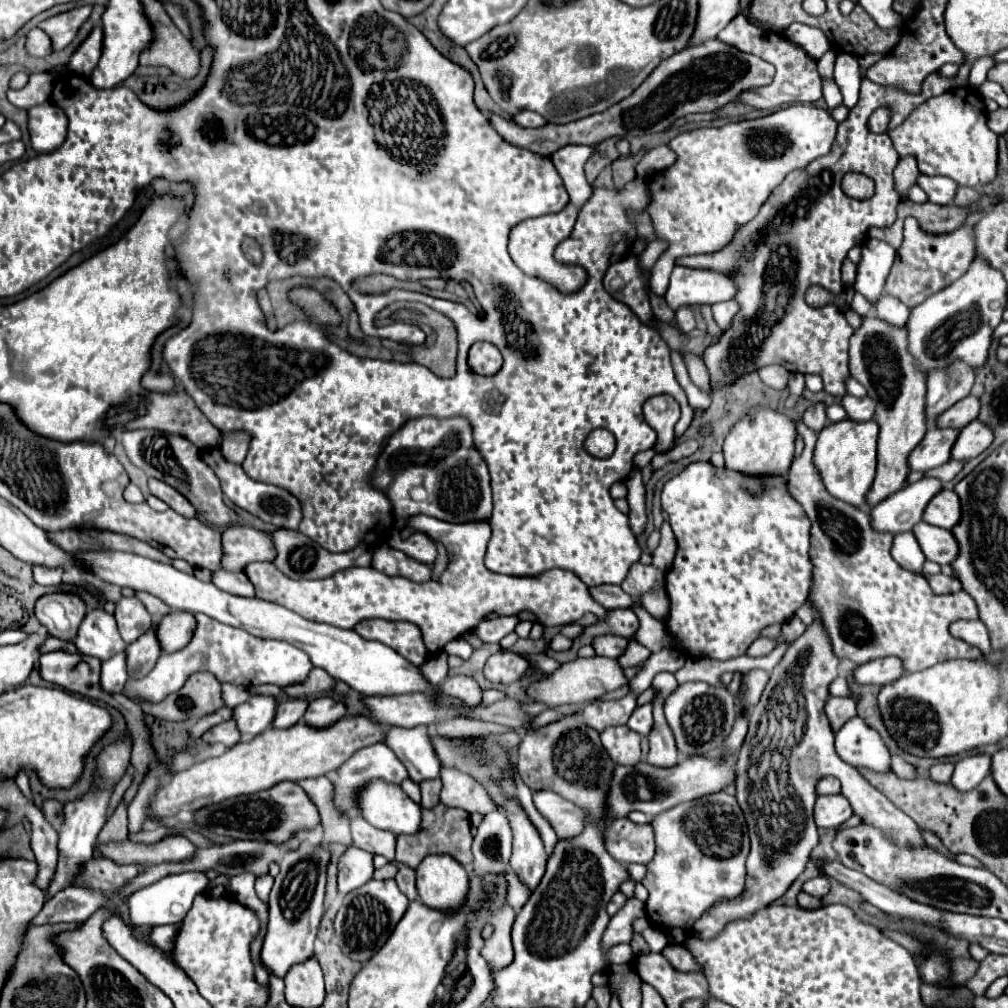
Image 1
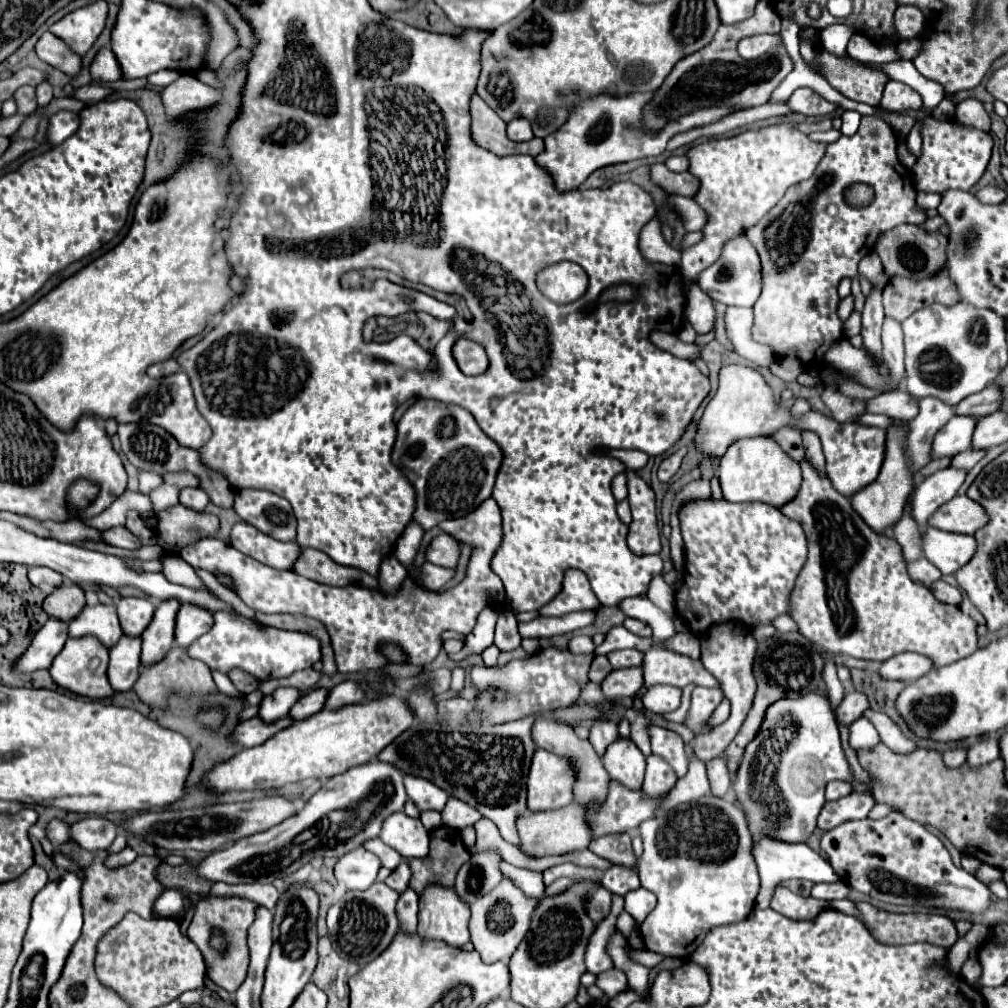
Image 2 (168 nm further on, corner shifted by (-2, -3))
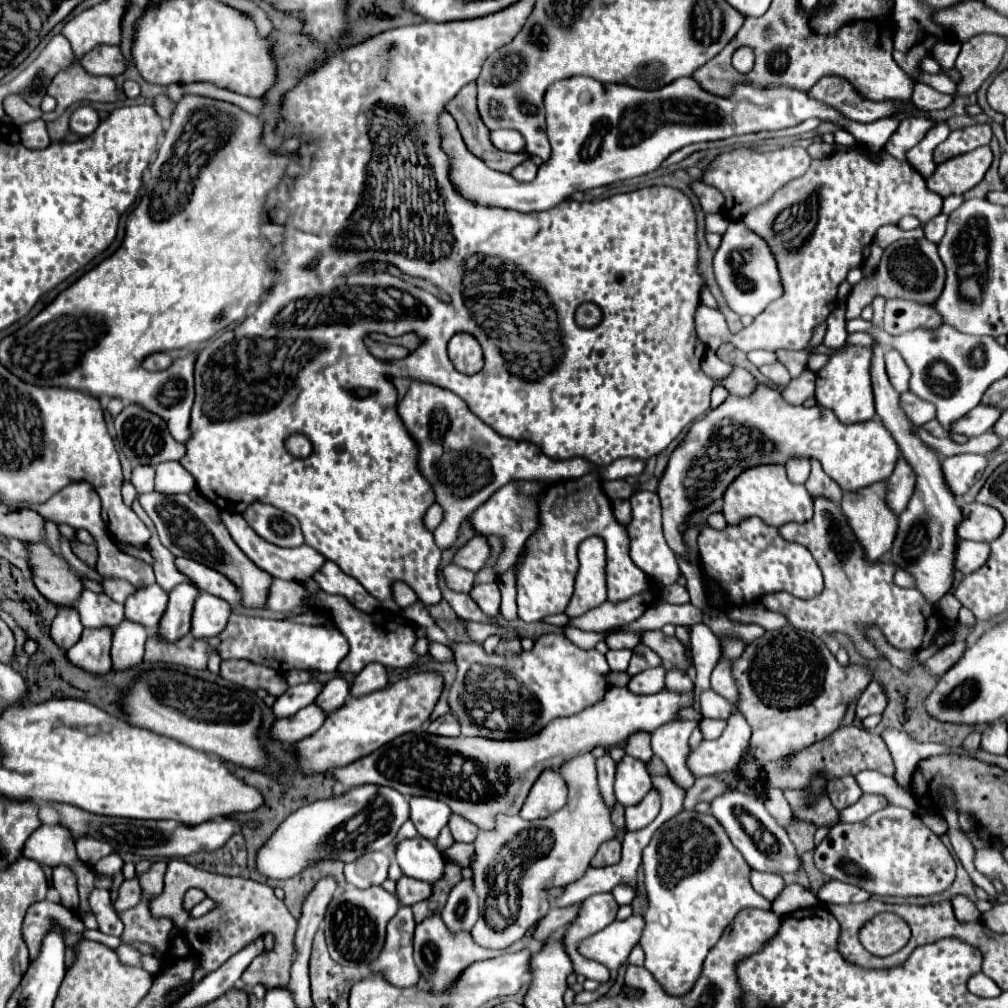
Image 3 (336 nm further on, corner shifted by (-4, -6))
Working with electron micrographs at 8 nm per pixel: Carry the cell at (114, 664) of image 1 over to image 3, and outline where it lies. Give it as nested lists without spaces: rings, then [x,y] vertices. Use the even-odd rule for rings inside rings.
[[[123,620],[119,624],[119,630],[113,632],[113,648],[111,648],[113,670],[121,672],[141,664],[147,638],[149,630],[145,630],[145,626]]]

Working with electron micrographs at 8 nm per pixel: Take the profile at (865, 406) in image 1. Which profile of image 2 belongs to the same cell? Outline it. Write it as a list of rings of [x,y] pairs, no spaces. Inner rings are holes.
[[[903,387],[877,395],[875,399],[869,399],[867,403],[869,413],[883,413],[887,417],[893,419],[903,419],[903,421],[911,421],[913,417],[917,417],[919,411],[919,401],[913,399]]]

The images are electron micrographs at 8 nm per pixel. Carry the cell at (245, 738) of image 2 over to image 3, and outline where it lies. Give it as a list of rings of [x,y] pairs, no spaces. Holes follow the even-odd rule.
[[[311,704],[289,718],[275,720],[267,734],[271,740],[283,742],[283,744],[293,744],[293,742],[313,734],[323,724],[323,720],[325,720],[325,712],[319,710],[319,706]]]

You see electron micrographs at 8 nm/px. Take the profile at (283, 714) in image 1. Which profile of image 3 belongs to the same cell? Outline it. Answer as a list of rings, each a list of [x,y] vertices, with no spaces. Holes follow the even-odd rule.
[[[333,678],[333,680],[329,680],[327,684],[323,684],[323,690],[321,690],[321,694],[317,696],[315,704],[317,704],[323,712],[329,714],[329,712],[341,708],[341,706],[345,704],[347,696],[349,696],[349,684],[347,684],[347,680],[343,680],[343,678]]]

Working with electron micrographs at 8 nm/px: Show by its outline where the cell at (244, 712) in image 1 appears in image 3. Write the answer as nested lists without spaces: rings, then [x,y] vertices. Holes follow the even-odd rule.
[[[307,682],[307,684],[291,686],[285,694],[281,694],[275,700],[275,704],[273,704],[275,718],[287,718],[287,716],[295,714],[297,710],[313,704],[317,694],[319,694],[319,684],[317,682]]]

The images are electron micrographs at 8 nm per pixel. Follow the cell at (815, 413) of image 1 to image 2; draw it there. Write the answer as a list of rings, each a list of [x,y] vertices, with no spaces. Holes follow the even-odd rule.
[[[805,431],[803,433],[803,447],[805,447],[805,457],[809,459],[809,463],[813,463],[813,467],[817,467],[817,471],[821,471],[825,475],[825,457],[823,457],[821,443],[819,443],[817,435],[811,431]]]

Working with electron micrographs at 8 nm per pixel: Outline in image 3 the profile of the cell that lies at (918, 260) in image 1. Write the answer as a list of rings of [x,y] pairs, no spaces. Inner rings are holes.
[[[891,298],[885,304],[883,328],[889,334],[903,334],[917,326],[935,328],[941,324],[943,324],[943,318],[939,316],[933,304],[919,304],[903,298]]]

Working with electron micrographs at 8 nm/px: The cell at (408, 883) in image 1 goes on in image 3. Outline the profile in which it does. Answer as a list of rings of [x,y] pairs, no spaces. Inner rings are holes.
[[[401,906],[387,926],[383,954],[371,964],[371,970],[383,972],[393,986],[411,986],[419,980],[419,970],[413,960],[413,930],[413,910],[411,906]]]

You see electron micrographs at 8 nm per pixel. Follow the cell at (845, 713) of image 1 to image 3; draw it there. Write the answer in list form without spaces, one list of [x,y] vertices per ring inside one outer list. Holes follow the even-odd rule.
[[[871,682],[871,684],[863,690],[863,694],[859,696],[859,700],[857,700],[855,716],[857,716],[859,720],[863,720],[863,718],[867,718],[867,716],[871,716],[871,714],[881,714],[881,712],[885,710],[885,706],[887,706],[887,698],[885,698],[881,686],[879,686],[877,682]]]

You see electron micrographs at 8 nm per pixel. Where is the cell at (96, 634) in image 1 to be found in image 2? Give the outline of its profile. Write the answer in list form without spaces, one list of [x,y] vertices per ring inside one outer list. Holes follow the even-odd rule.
[[[85,605],[81,615],[69,623],[69,635],[71,637],[85,637],[85,635],[95,635],[105,643],[105,647],[113,647],[123,631],[119,627],[117,611],[115,605]]]

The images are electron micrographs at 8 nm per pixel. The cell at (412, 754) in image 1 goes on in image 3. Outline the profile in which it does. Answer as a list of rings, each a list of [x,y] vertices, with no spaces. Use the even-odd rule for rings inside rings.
[[[411,796],[409,804],[411,804],[411,820],[413,820],[417,832],[423,838],[437,840],[441,828],[449,822],[451,808],[445,802],[441,802],[437,798],[429,798],[429,796],[425,796],[425,798]]]

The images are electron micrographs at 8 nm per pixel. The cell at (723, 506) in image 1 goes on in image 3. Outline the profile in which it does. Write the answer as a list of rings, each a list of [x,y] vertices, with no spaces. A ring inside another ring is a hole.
[[[751,516],[743,518],[739,524],[727,526],[725,530],[715,530],[711,526],[705,526],[699,532],[699,558],[701,558],[701,572],[703,576],[719,590],[725,594],[725,604],[727,606],[741,606],[741,604],[751,604],[759,602],[767,594],[775,592],[789,592],[797,598],[815,598],[823,592],[823,576],[813,560],[811,552],[797,542],[785,540],[775,526],[765,524],[761,518]]]

